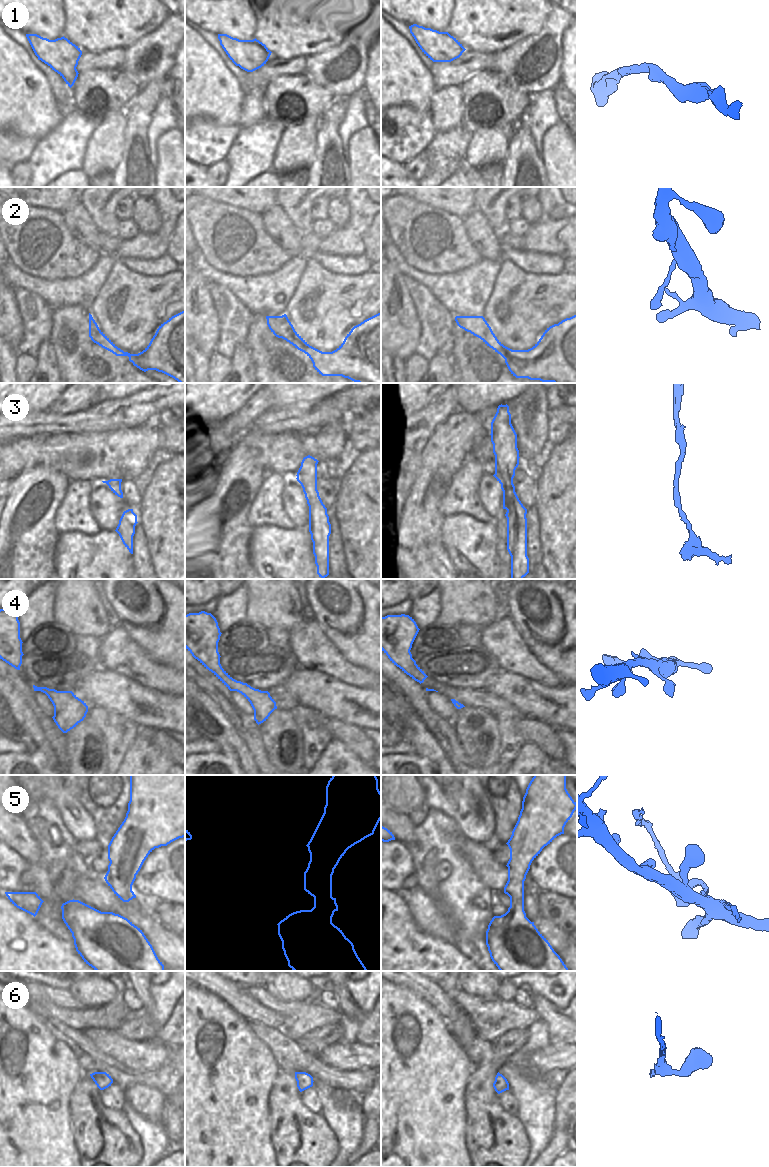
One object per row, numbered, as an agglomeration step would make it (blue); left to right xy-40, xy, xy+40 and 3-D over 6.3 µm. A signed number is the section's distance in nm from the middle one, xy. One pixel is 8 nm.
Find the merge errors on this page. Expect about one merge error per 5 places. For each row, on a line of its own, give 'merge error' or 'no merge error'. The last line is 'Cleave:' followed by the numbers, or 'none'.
1: no merge error
2: no merge error
3: no merge error
4: no merge error
5: no merge error
6: no merge error
Cleave: none

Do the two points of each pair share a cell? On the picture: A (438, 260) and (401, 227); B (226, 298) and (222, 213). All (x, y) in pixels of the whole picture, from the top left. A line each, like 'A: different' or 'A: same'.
A: same
B: different

